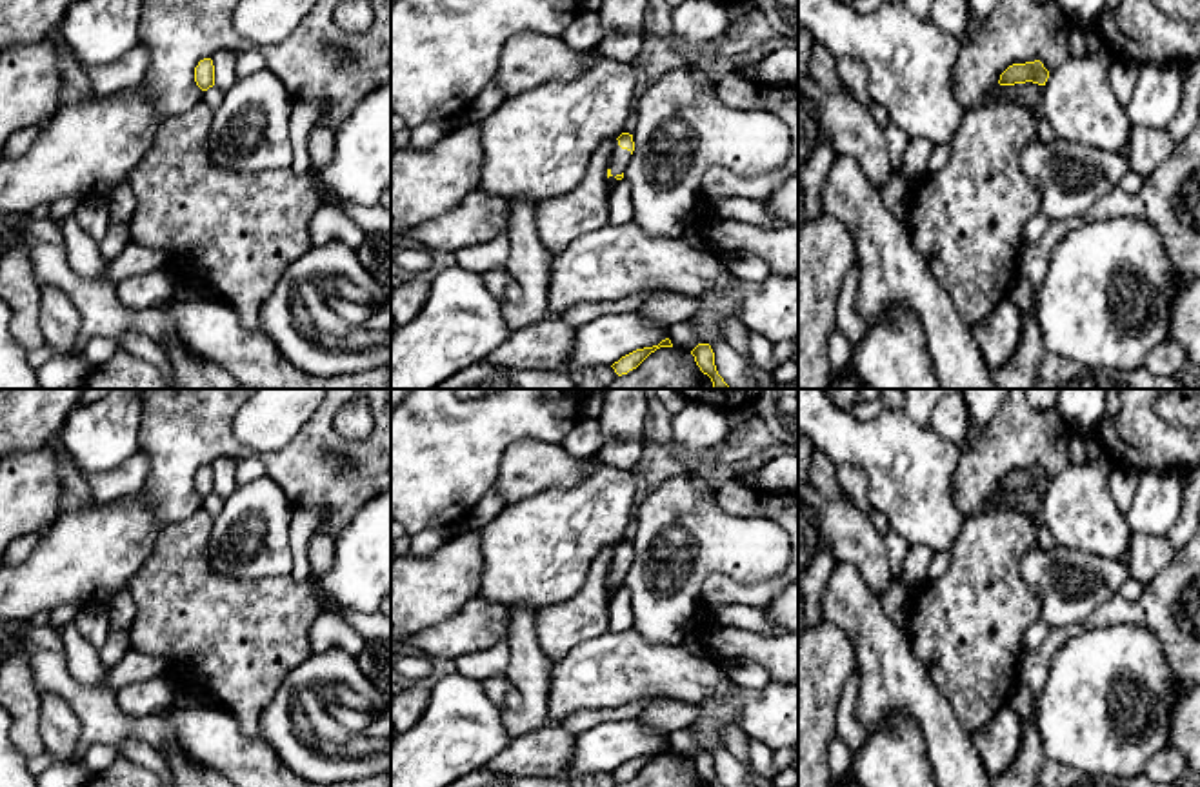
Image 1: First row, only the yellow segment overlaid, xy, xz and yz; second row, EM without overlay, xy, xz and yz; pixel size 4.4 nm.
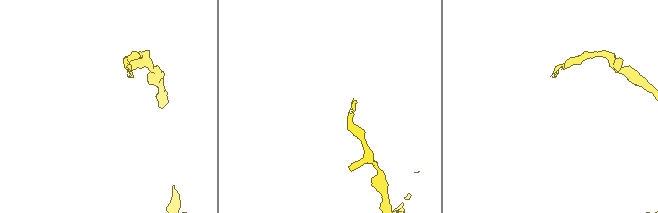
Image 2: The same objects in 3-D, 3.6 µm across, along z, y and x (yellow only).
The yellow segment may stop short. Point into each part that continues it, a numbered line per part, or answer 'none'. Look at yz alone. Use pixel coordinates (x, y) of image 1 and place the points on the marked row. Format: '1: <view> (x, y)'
none

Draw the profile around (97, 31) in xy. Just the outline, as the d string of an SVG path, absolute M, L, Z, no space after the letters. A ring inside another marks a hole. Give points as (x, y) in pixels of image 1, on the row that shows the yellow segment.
M73 0L58 33L85 69L105 65L138 42L144 0Z

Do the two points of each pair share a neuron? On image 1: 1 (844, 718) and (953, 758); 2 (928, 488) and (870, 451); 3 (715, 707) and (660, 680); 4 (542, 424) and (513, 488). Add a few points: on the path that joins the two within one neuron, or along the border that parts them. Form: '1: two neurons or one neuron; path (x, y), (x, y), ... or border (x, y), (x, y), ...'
1: two neurons; border (859, 684), (855, 717), (870, 731)
2: one neuron; path (913, 473), (891, 451), (884, 451)
3: two neurons; border (730, 684), (719, 697), (706, 697), (693, 704)
4: two neurons; border (559, 442), (519, 438), (499, 464)

